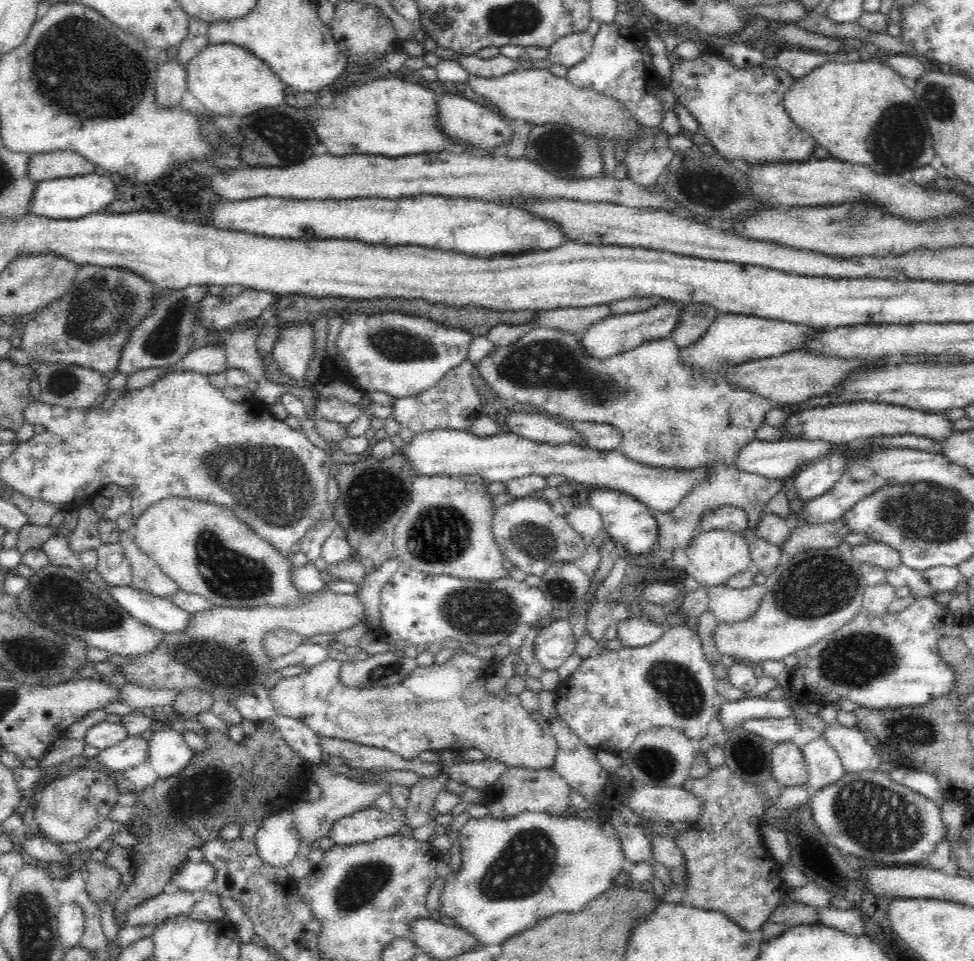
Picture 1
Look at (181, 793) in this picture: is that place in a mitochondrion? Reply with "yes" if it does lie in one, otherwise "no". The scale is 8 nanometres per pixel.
yes

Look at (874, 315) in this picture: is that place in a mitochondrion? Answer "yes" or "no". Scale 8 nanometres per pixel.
no

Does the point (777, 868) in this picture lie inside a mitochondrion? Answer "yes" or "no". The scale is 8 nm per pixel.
no

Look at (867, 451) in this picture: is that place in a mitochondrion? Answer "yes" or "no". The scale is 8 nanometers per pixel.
no

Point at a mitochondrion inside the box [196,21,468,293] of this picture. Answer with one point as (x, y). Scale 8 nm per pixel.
(285, 137)

